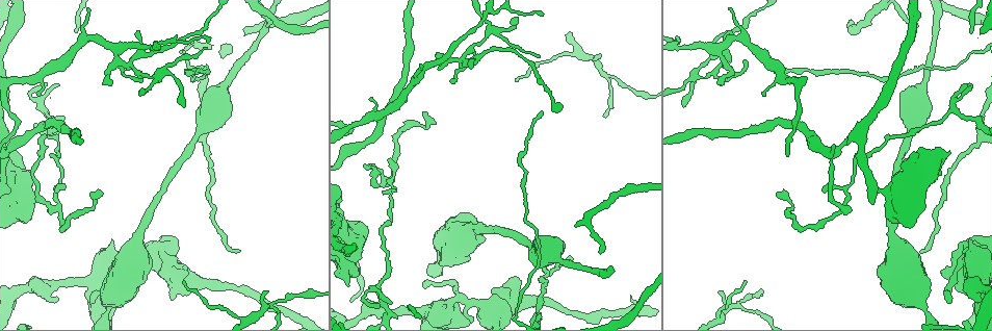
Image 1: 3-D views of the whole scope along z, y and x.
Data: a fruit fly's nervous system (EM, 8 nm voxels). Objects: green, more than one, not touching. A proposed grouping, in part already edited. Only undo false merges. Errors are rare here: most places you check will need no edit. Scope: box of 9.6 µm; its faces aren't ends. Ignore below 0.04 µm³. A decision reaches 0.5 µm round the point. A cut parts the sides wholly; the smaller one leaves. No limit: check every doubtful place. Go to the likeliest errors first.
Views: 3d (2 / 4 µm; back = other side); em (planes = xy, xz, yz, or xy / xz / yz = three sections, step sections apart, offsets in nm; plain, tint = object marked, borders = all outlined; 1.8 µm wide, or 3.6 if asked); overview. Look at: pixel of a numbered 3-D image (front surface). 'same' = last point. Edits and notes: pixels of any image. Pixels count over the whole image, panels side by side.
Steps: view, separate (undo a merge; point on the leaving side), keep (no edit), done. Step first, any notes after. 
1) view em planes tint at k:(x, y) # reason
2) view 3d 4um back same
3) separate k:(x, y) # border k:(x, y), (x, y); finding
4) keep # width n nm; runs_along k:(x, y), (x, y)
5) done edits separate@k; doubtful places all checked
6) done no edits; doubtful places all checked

view 3d 2um at 1:(459, 58) # branch point

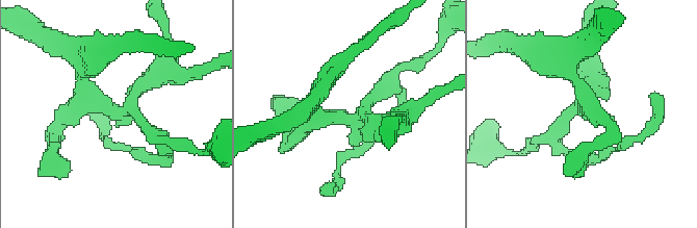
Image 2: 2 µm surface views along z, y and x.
view em xz step 4 tint at 2:(353, 121)

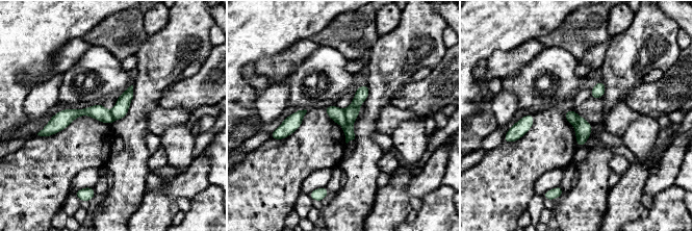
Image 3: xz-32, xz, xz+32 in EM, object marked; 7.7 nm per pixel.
view em planes tint same # cut it another way

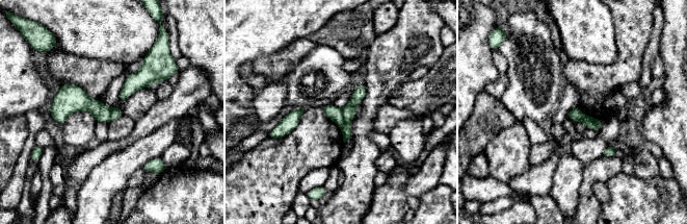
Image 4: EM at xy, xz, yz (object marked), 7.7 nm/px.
separate 4:(349, 110) # part_leaving 4:(363, 86), (349, 110), (345, 137); two cells meet here

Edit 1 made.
view em 3.6um xy step 16 tint at 1:(965, 263) # sharp bend

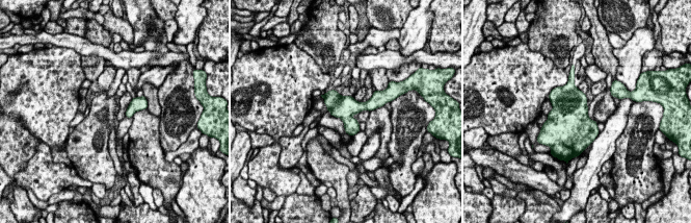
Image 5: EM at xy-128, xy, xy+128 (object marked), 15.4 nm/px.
keep # one cell here

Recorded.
view 3d 4um at 1:(137, 237) # calibre changes

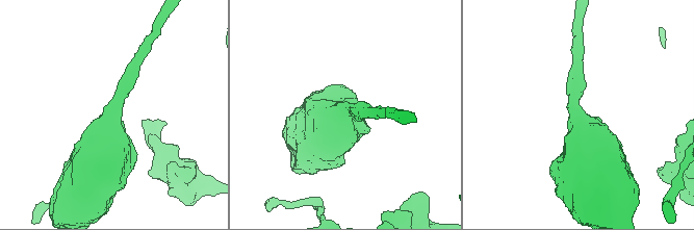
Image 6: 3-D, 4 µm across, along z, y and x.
view em planes borders at 6:(110, 113) # arm_widths 220, 500 nm

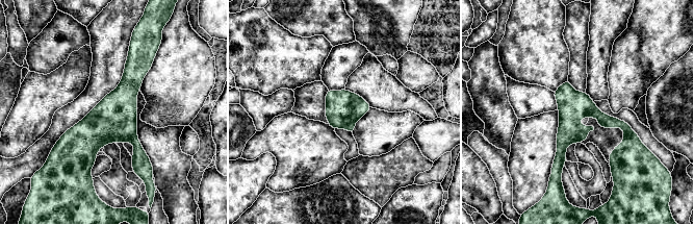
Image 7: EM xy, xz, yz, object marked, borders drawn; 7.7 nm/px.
keep # runs_along 7:(133, 50), (87, 166); all the same cell

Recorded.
view em yz step 8 tint at 1:(801, 228)

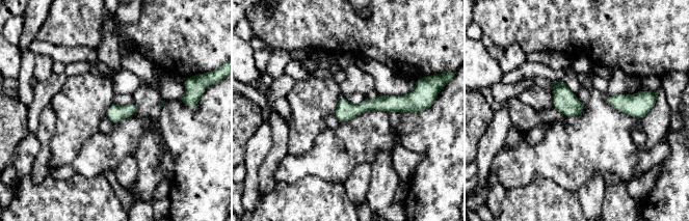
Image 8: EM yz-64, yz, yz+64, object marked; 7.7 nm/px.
view em planes borders same

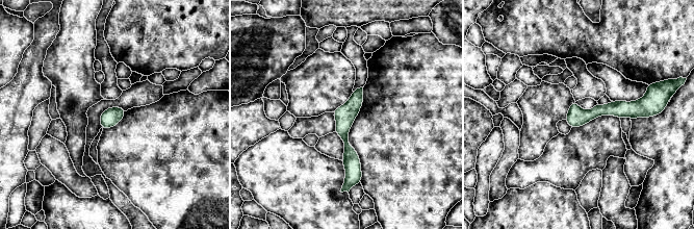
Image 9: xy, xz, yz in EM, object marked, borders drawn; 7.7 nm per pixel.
keep # width 150 nm; one cell here

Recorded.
view em planes tint at 1:(427, 125) # sharp bend

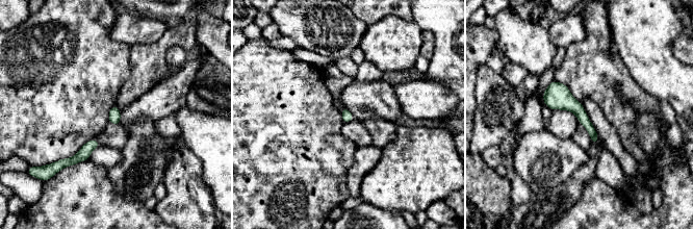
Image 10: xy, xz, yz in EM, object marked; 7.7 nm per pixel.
keep # runs_along 10:(554, 83), (581, 113), (594, 141); one cell here

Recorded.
done edits separate@4; doubtful places all checked

